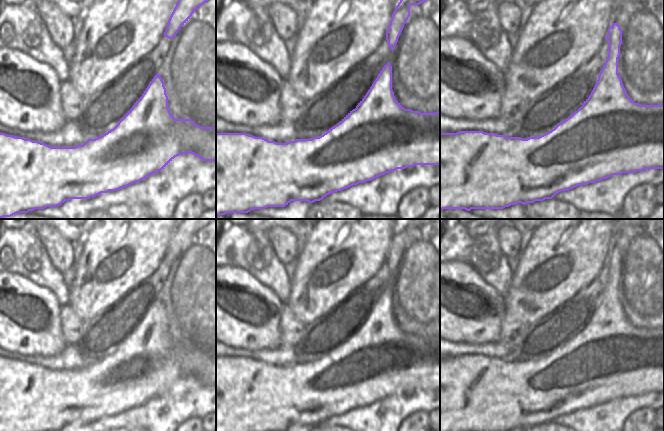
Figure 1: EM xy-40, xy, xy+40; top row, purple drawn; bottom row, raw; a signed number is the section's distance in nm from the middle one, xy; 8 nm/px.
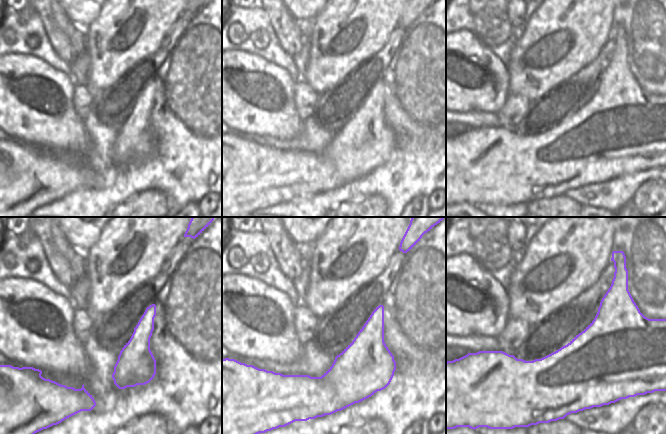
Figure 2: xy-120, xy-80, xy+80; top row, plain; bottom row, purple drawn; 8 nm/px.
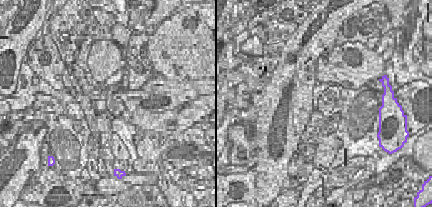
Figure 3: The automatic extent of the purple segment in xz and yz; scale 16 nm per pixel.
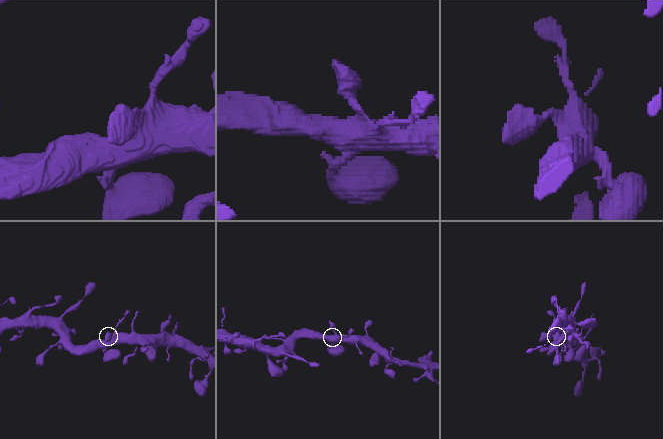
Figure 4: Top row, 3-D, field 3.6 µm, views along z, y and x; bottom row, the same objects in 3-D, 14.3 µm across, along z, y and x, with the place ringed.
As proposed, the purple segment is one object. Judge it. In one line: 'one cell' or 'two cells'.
one cell

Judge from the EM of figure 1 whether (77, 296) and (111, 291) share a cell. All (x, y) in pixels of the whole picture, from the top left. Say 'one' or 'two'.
one

